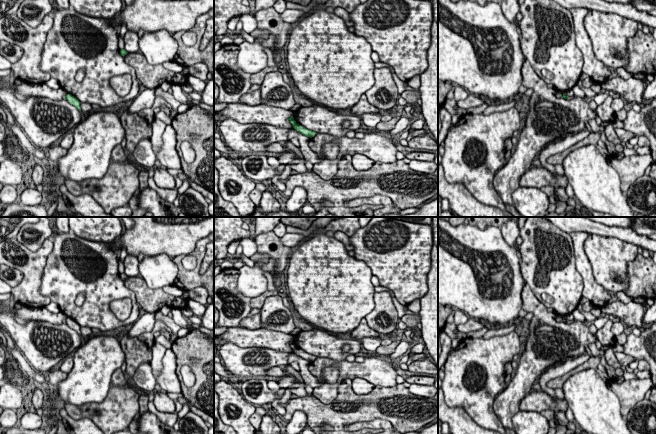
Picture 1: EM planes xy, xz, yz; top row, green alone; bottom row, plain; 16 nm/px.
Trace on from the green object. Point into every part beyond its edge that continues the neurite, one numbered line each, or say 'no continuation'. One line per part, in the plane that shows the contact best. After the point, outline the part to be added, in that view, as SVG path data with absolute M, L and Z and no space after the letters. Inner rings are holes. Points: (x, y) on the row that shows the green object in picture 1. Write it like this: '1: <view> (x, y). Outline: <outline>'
no continuation

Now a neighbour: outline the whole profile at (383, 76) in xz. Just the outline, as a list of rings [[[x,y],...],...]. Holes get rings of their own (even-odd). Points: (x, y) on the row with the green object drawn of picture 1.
[[[389,67],[375,68],[374,78],[374,85],[365,92],[368,102],[381,110],[391,109],[400,96],[391,69]],[[379,90],[386,90],[390,95],[391,98],[387,103],[380,101],[376,97]]]

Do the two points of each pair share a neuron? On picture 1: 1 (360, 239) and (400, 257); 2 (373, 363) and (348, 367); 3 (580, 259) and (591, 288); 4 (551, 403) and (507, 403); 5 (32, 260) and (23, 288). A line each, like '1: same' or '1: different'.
1: same
2: same
3: same
4: different
5: same

